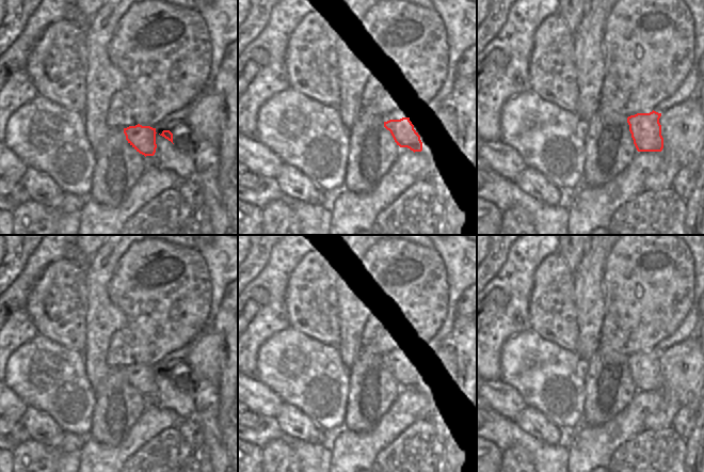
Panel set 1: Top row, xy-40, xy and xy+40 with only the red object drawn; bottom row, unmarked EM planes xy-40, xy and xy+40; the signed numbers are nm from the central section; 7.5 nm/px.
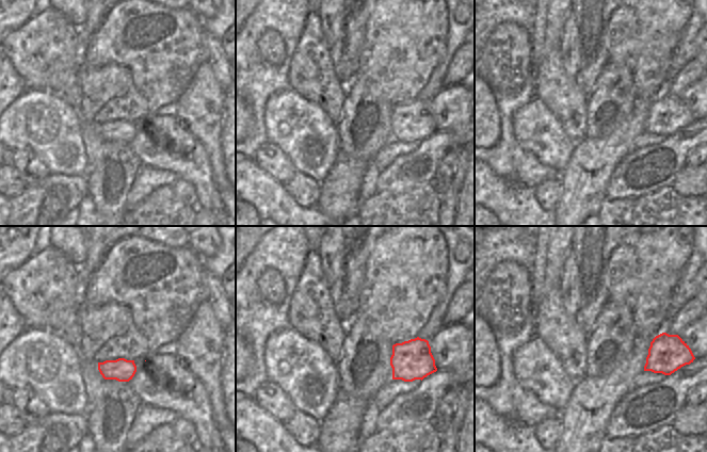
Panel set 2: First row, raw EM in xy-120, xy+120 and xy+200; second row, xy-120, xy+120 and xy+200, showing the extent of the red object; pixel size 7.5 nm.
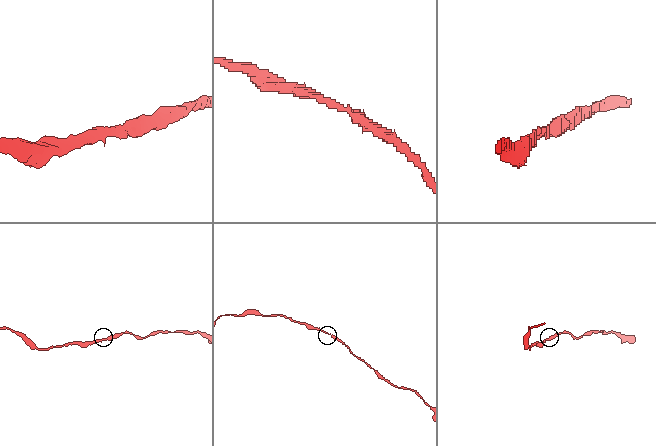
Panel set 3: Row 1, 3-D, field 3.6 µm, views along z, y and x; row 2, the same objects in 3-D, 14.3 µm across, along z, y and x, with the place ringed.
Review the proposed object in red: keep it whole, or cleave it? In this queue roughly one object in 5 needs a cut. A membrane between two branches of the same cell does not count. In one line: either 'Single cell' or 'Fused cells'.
Single cell

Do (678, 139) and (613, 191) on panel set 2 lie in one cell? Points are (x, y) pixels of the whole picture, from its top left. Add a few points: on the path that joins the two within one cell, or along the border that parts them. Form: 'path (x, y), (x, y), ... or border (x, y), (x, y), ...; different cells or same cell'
path (669, 156), (657, 166), (631, 178); same cell

